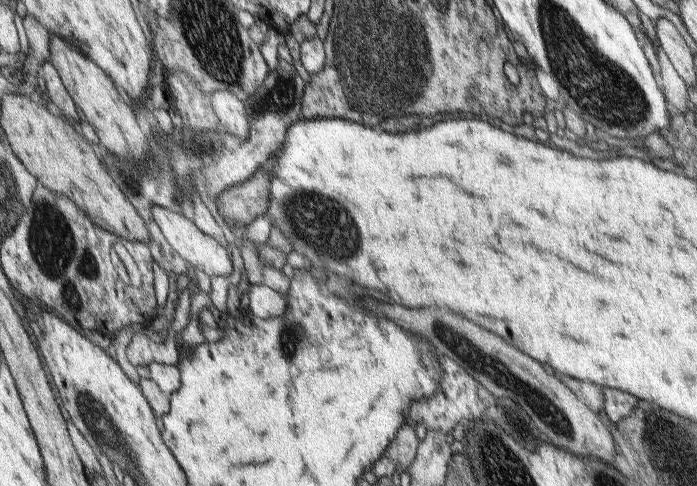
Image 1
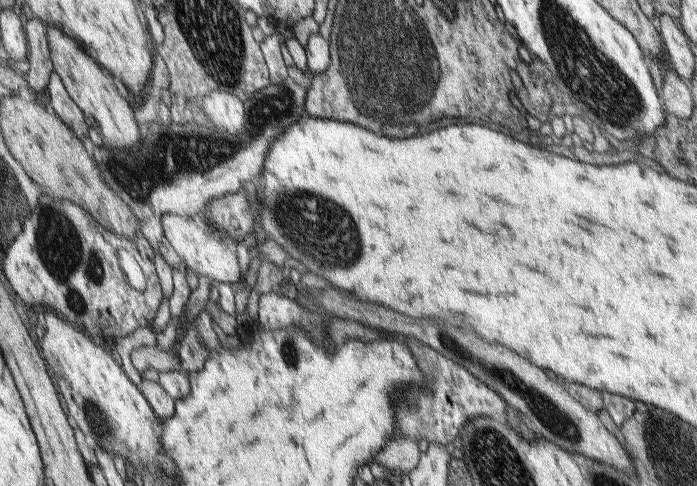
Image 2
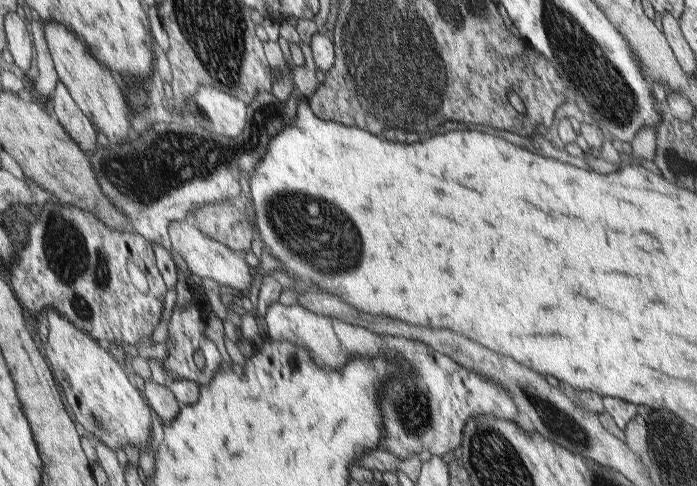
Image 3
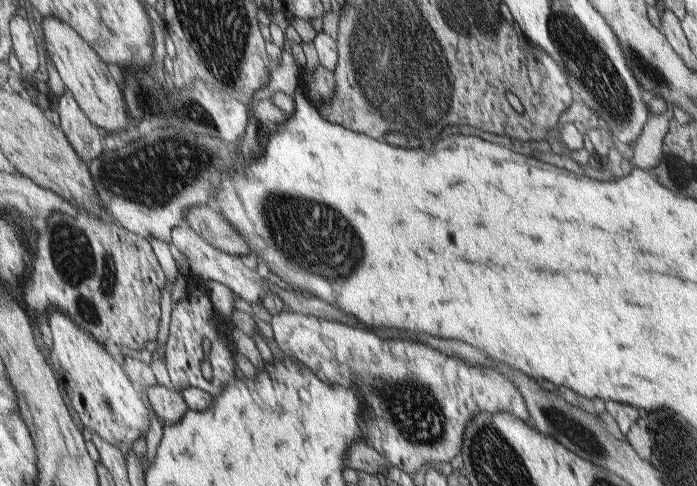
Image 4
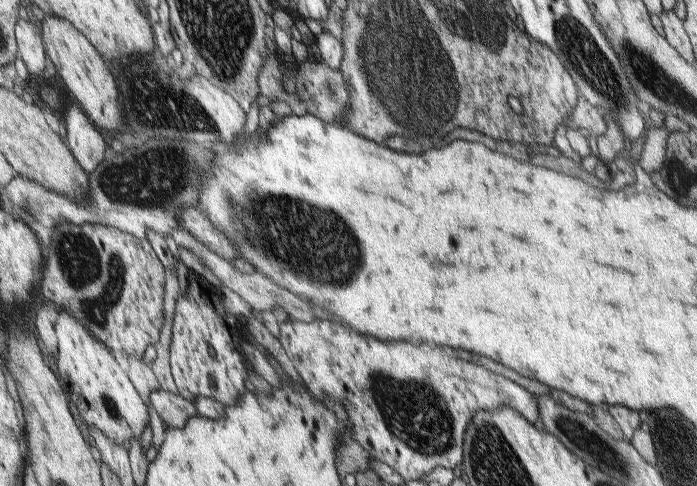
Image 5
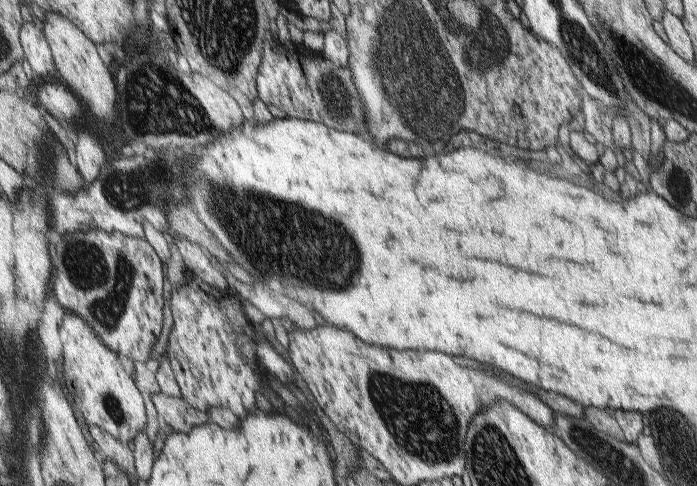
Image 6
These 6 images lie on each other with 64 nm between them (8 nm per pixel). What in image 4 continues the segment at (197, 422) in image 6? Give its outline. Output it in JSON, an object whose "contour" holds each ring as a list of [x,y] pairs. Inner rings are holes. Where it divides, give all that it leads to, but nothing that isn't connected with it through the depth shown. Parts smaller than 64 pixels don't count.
{"contour":[[[160,385],[152,386],[148,391],[155,411],[158,412],[164,425],[180,424],[184,416],[190,412],[190,404],[186,402],[184,394],[178,392],[178,389]]]}

